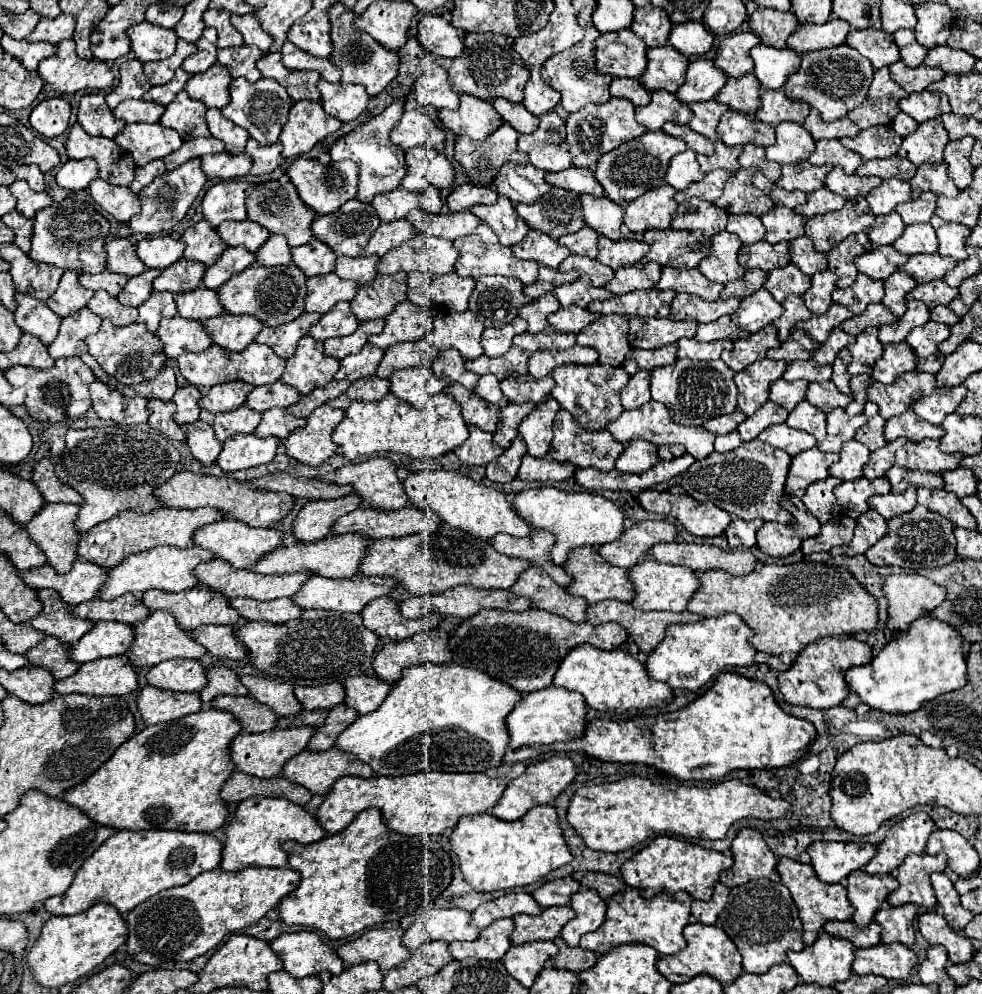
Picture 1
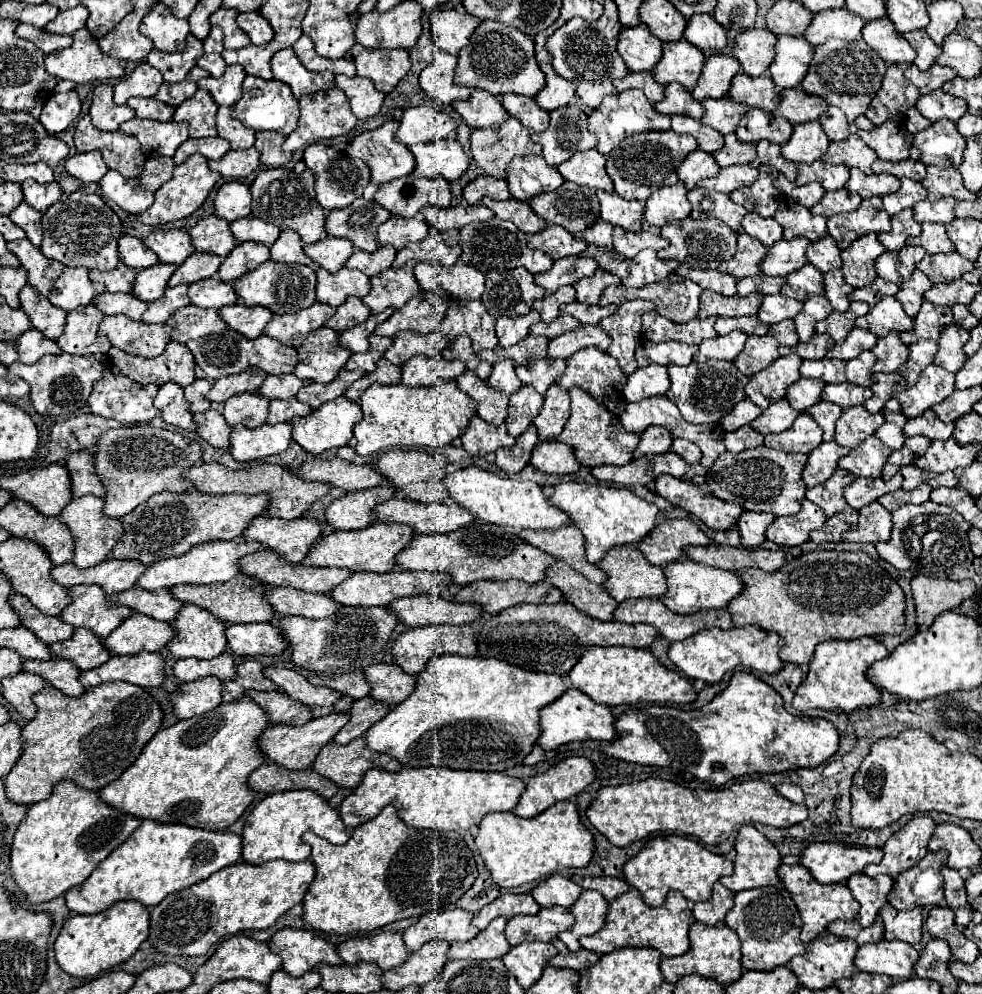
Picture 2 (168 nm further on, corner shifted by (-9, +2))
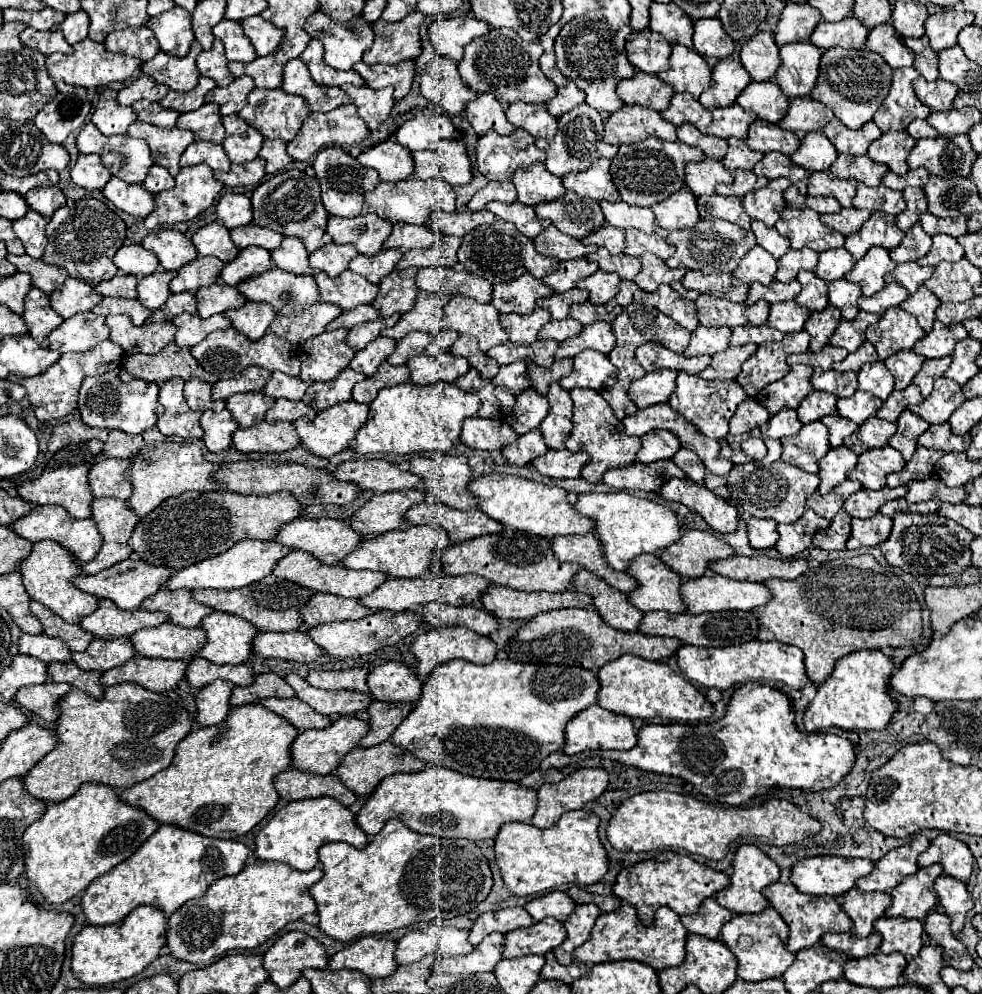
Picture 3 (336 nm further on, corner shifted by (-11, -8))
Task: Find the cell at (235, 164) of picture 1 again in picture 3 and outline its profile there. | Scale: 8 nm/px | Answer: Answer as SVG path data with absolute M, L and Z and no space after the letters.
M261 157L241 163L241 165L231 165L227 173L217 171L215 179L225 183L227 187L251 187L257 185L265 177L265 161Z

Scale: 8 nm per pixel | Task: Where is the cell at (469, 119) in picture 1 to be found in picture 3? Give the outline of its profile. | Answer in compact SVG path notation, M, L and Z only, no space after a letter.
M479 93L475 101L471 101L465 107L465 115L469 123L473 125L475 133L481 137L487 129L493 129L501 135L509 135L515 127L507 121L501 103L489 95L489 93Z

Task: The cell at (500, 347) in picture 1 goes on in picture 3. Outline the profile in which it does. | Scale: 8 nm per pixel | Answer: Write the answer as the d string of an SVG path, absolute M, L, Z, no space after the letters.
M535 309L531 315L501 315L501 325L509 333L509 341L521 345L533 343L547 321L549 313L543 309Z

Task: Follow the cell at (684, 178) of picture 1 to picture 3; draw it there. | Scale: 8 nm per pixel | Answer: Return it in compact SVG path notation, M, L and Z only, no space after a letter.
M703 159L697 163L689 163L685 167L685 185L689 185L689 189L695 195L711 195L715 193L715 185L719 183L731 183L733 175L731 171L727 171L723 167L721 161L711 161L711 159Z

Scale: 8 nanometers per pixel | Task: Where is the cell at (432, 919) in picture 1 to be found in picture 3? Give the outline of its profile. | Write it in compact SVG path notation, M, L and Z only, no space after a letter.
M431 925L425 929L413 929L405 937L397 941L395 959L397 963L415 963L423 955L439 953L441 957L451 955L467 955L473 951L473 945L469 943L469 931L447 927L447 925Z

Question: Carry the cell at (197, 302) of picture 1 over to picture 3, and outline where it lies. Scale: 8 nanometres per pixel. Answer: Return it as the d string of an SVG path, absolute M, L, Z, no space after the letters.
M213 283L209 287L201 287L197 293L197 309L199 317L211 317L215 313L225 313L227 309L237 309L245 305L245 297L225 283Z

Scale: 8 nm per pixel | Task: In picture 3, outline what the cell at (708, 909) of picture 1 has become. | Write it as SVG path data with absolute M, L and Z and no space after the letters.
M713 897L705 899L695 915L685 915L681 917L685 929L689 933L705 935L709 939L717 939L721 927L733 917L733 911L721 907Z

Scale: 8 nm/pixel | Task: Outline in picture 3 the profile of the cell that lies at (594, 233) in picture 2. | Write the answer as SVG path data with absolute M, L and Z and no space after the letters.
M603 225L601 229L597 229L589 237L585 237L583 243L605 247L611 255L617 255L625 249L625 231L617 229L617 227L611 227L611 225Z

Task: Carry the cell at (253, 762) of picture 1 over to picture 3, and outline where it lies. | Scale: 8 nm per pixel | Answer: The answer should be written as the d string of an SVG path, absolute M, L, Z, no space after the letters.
M339 717L327 729L303 731L291 743L291 749L289 749L289 753L291 753L291 767L299 769L299 771L305 771L305 773L329 775L331 771L335 771L335 767L341 761L341 757L345 753L349 753L367 731L369 731L369 725L365 721L361 721L361 719L357 719L357 717Z

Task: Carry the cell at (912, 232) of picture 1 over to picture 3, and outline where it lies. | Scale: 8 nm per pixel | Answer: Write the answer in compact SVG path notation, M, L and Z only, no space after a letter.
M937 233L933 237L933 245L931 251L921 257L917 263L919 265L937 265L941 261L959 261L963 257L963 247L957 243L957 239Z

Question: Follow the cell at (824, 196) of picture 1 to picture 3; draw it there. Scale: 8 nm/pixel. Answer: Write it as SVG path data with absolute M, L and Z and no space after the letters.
M841 209L839 213L831 213L831 215L821 215L821 221L837 231L841 231L843 235L855 233L865 221L869 219L869 211L865 209Z

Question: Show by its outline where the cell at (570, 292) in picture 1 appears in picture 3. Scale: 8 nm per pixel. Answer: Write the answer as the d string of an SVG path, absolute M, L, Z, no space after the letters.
M595 271L593 275L581 279L581 281L577 283L577 287L589 291L589 301L591 301L591 303L605 305L605 303L609 303L609 301L615 297L619 281L621 281L621 279L619 279L615 273Z

